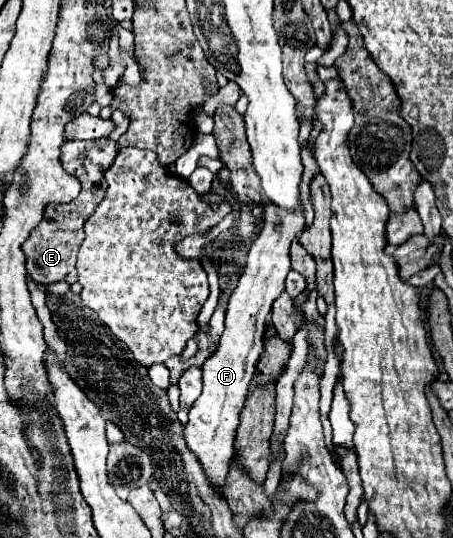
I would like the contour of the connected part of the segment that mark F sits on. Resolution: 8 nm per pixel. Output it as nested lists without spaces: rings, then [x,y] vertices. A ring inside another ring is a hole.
[[[271,202],[265,204],[263,230],[253,242],[245,272],[227,304],[225,332],[219,340],[217,350],[205,360],[203,366],[203,392],[189,410],[189,422],[185,426],[185,440],[189,450],[197,456],[203,472],[215,490],[221,490],[229,472],[229,462],[233,458],[233,434],[239,426],[239,414],[245,406],[249,384],[255,376],[255,364],[263,354],[263,334],[267,330],[267,316],[271,304],[285,290],[285,278],[291,270],[289,244],[305,228],[303,210],[297,214],[285,214],[277,210]]]

